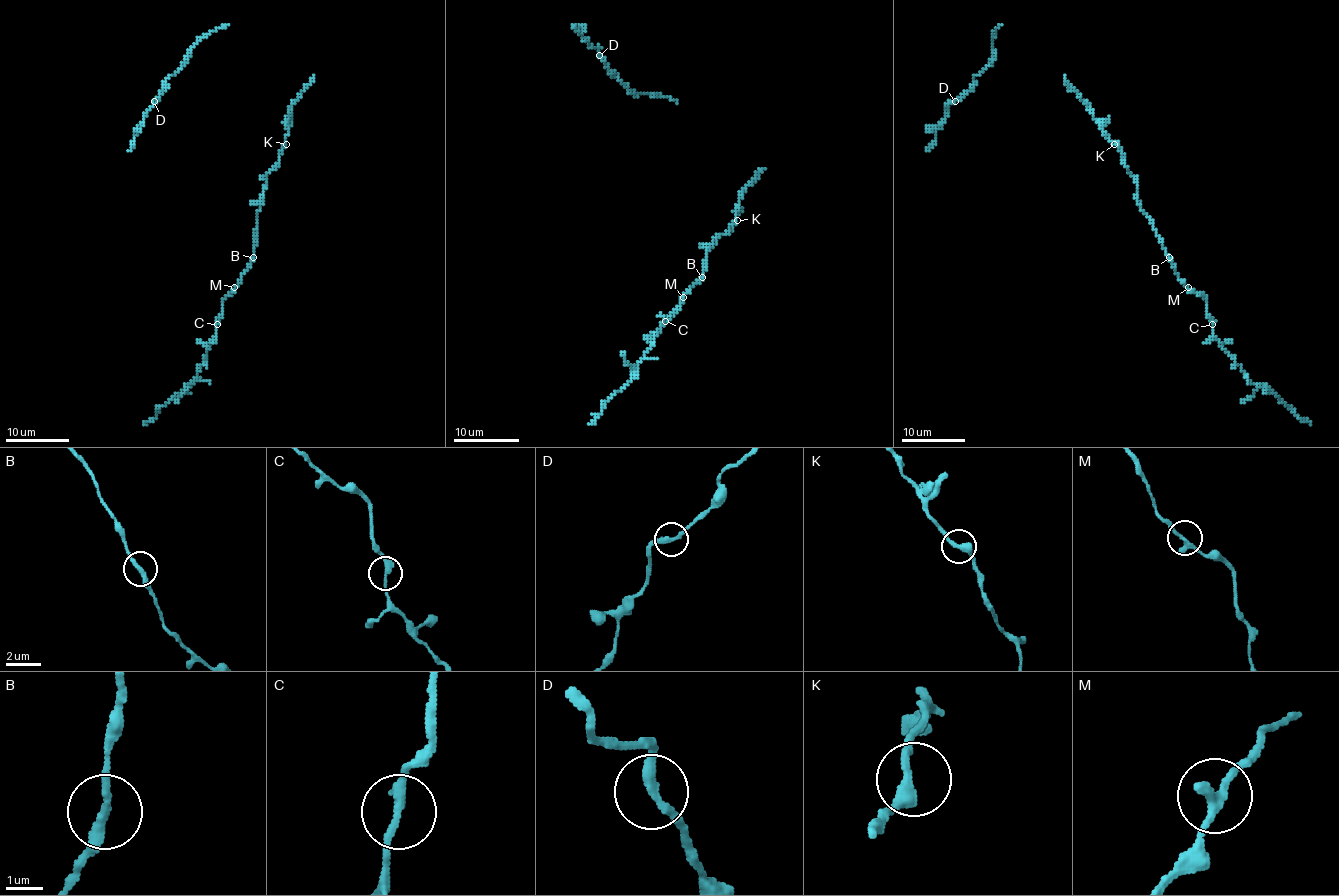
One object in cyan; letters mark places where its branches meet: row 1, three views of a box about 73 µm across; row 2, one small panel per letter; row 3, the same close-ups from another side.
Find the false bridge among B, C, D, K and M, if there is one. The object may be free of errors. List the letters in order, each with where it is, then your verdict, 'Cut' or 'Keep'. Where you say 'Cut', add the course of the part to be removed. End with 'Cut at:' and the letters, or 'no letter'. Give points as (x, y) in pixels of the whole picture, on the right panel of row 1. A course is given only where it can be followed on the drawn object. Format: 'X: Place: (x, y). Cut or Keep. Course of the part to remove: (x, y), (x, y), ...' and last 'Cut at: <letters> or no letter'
B: Place: (1169, 257). Keep
C: Place: (1212, 324). Keep
D: Place: (955, 101). Keep
K: Place: (1114, 144). Keep
M: Place: (1188, 287). Keep
Cut at: no letter

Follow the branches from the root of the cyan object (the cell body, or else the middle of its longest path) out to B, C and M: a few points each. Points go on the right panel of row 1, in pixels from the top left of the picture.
B: (1114, 144), (1136, 183), (1136, 203), (1152, 224), (1169, 257)
C: (1114, 144), (1136, 183), (1136, 203), (1152, 224), (1177, 276), (1206, 299), (1206, 312), (1212, 325)
M: (1114, 144), (1136, 183), (1136, 203), (1152, 224), (1177, 276), (1188, 287)

